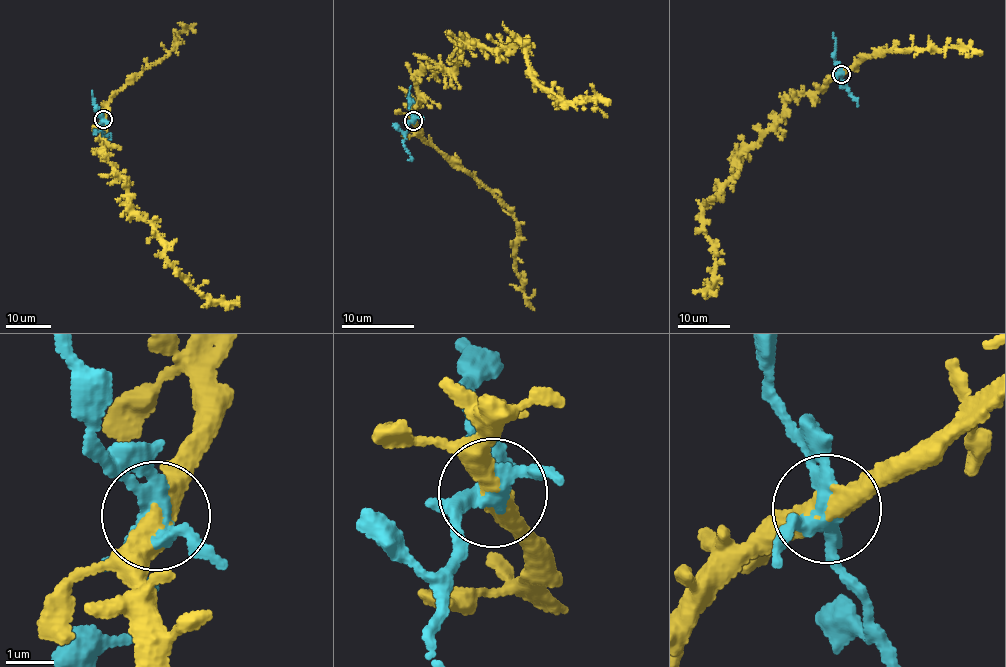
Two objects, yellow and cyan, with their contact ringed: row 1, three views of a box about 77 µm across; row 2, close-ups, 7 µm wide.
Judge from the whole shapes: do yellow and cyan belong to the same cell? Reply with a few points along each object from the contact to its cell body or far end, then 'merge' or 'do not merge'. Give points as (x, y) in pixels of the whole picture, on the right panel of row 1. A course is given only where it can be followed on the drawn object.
course yellow (840, 73), (797, 92), (703, 209), (714, 253), (707, 290), (716, 290); course cyan (840, 73), (835, 61), (836, 40), (833, 32); do not merge

